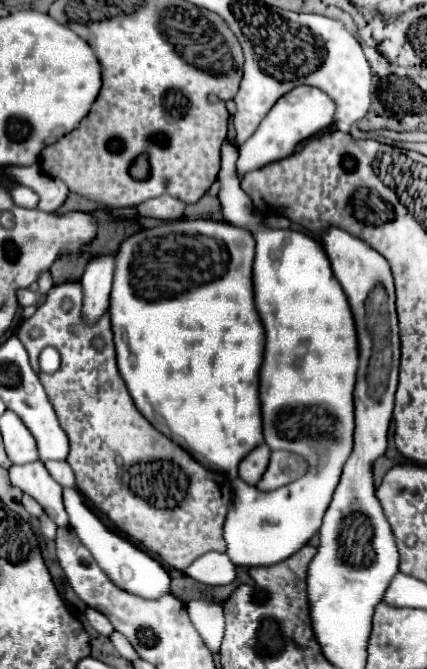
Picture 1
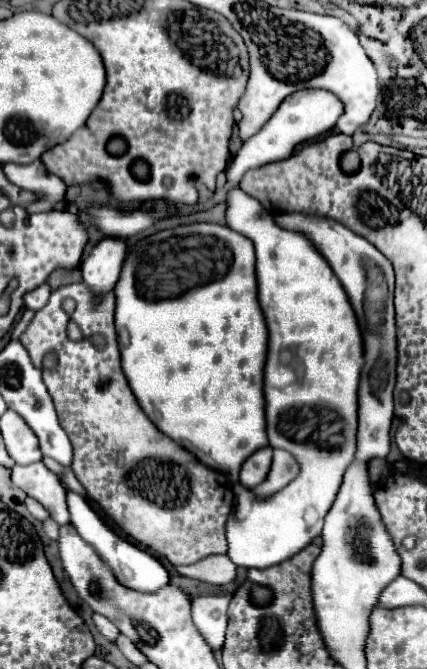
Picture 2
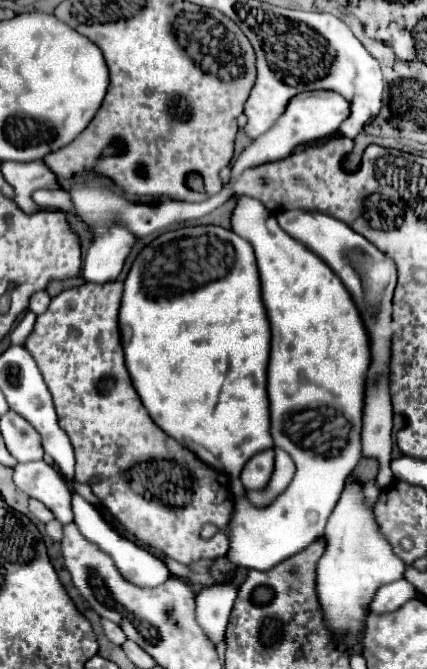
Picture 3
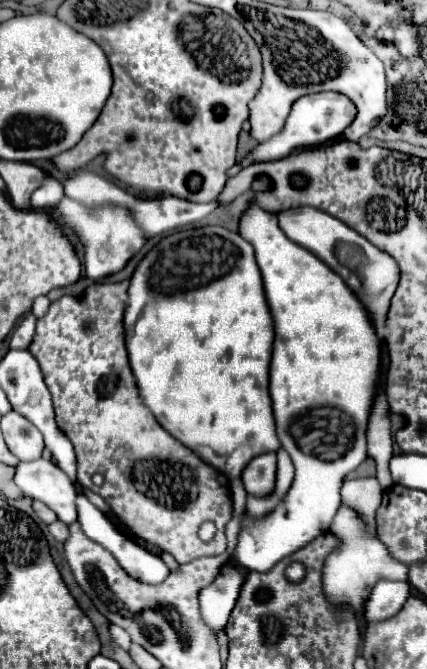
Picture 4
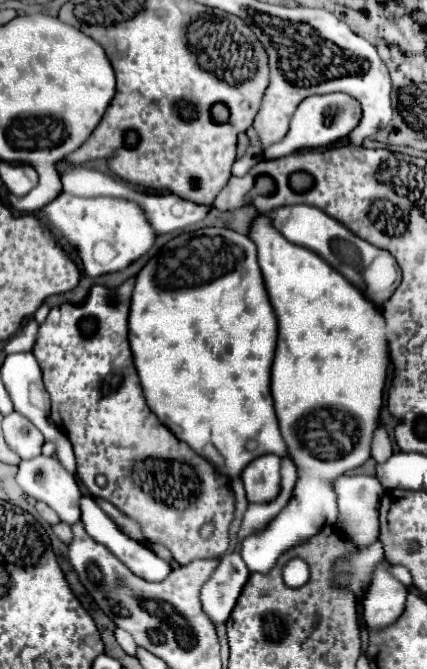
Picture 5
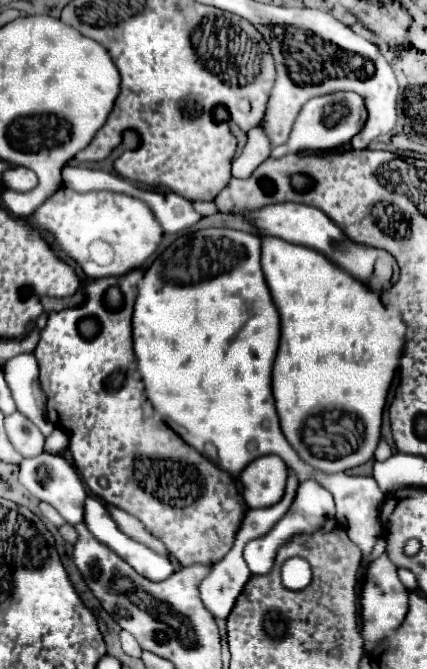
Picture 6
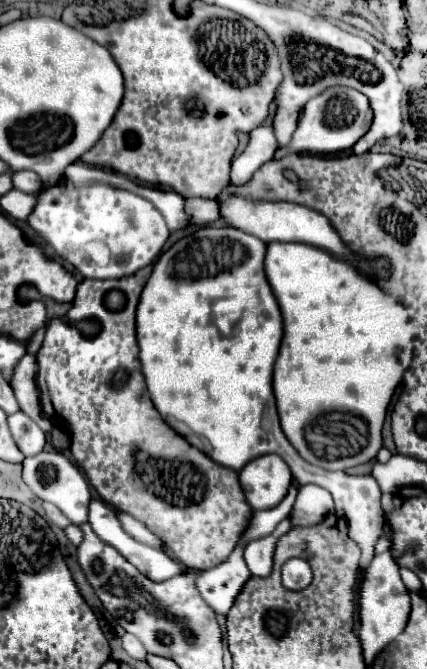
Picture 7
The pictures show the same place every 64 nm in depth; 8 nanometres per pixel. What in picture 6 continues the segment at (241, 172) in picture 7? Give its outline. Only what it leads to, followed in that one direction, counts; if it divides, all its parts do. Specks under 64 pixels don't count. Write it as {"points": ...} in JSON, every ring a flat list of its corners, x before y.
{"points":[[252,128,248,132,248,142,242,154,232,162,231,174,234,178,248,178,256,166,260,166,270,156,270,142,262,128]]}

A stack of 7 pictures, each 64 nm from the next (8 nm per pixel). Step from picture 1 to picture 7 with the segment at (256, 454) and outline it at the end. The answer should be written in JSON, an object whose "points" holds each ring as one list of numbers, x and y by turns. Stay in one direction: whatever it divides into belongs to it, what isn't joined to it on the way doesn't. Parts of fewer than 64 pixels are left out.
{"points":[[276,454,260,456,240,470,240,486,252,510,276,506,288,492,292,474,288,464]]}

